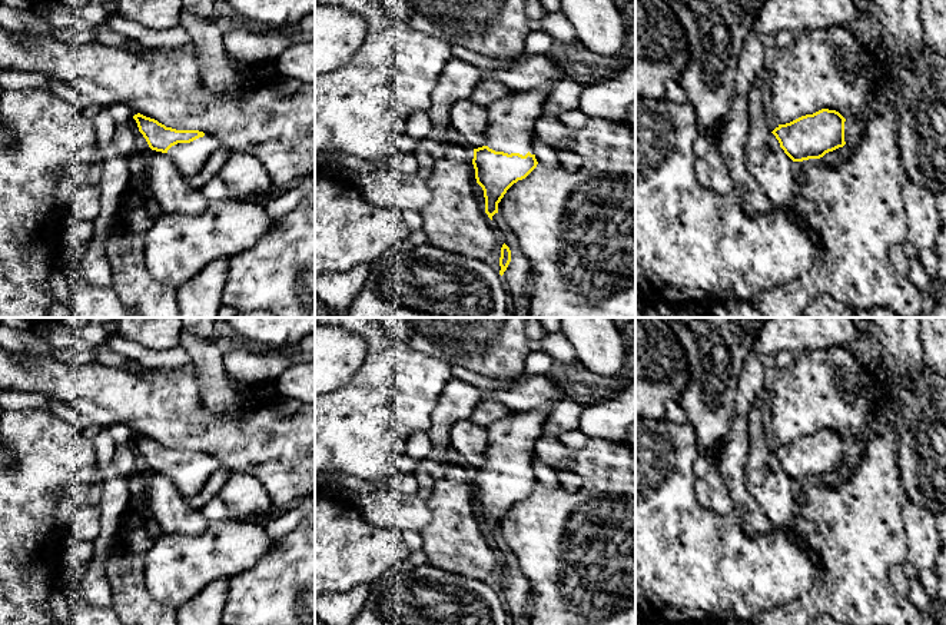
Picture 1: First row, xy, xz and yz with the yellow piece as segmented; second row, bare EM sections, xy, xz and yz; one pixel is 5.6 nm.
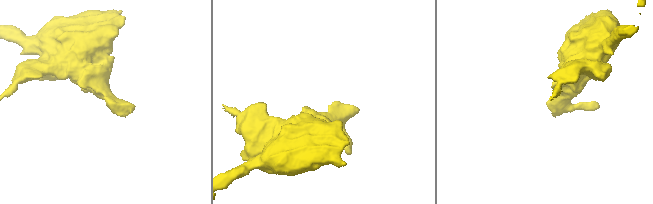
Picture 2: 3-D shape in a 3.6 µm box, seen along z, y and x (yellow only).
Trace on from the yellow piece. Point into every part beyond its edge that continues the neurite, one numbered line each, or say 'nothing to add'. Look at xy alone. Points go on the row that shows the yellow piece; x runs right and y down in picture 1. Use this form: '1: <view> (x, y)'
1: xy (189, 159)

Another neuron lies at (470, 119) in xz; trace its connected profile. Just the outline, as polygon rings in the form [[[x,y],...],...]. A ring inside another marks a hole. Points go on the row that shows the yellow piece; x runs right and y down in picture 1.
[[[469,99],[457,102],[451,109],[451,126],[474,149],[485,146],[488,110]]]

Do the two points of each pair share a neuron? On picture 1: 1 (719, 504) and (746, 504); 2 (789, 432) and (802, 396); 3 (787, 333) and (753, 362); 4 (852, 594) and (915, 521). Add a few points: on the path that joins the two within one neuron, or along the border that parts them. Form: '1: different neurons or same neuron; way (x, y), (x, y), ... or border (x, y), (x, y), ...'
1: different neurons; border (719, 472), (736, 509)
2: same neuron; way (789, 424), (800, 405)
3: different neurons; border (752, 348), (760, 353)
4: different neurons; border (908, 501), (902, 509), (906, 559)

